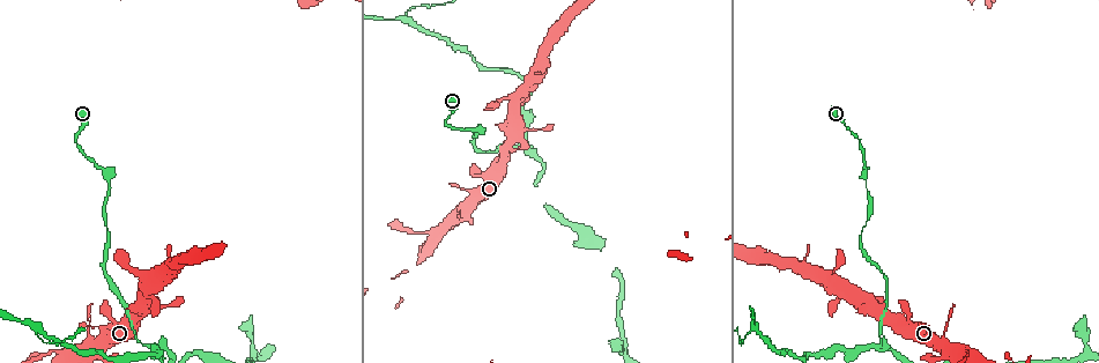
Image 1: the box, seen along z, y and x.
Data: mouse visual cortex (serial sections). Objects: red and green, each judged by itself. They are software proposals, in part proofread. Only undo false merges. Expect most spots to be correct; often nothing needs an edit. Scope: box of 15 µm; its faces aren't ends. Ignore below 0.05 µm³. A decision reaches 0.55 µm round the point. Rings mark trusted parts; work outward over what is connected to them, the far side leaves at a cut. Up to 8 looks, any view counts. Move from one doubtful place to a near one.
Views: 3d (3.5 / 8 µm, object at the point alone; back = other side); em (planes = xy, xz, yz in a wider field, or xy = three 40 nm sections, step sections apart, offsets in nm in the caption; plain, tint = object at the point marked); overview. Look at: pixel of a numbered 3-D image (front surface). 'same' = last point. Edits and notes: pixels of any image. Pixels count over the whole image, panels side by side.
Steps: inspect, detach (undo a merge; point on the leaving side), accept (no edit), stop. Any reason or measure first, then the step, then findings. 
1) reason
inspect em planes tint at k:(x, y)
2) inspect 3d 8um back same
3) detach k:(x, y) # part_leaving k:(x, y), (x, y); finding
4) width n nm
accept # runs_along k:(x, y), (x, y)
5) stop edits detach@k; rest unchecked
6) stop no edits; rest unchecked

calibre changes
inspect 3d 3.5um at 1:(56, 351)

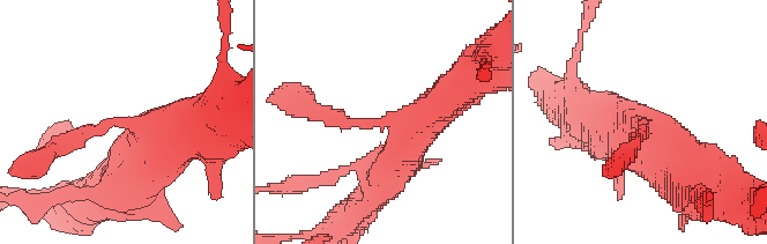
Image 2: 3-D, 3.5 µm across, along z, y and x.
arm_widths 200, 600 nm
inspect em xy step 5 tint at 2:(389, 121)

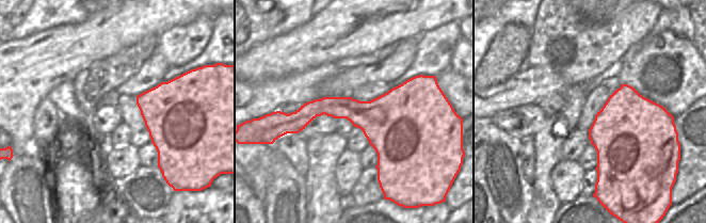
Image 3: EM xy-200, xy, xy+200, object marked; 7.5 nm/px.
inspect em xy step 3 tint same

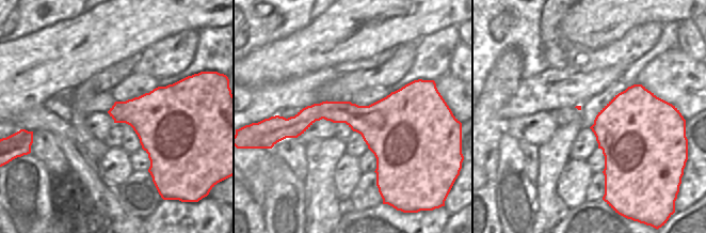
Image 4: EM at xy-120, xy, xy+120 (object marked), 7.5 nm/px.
accept # runs_along 2:(193, 130), (104, 123), (58, 148); one cell here

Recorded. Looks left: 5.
a narrow waist
inspect em xy step 5 tint at 1:(867, 192)

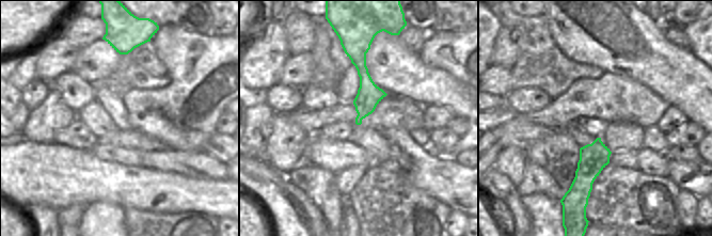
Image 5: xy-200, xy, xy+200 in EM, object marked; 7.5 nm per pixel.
see where the arms go
inspect 3d 3.5um same

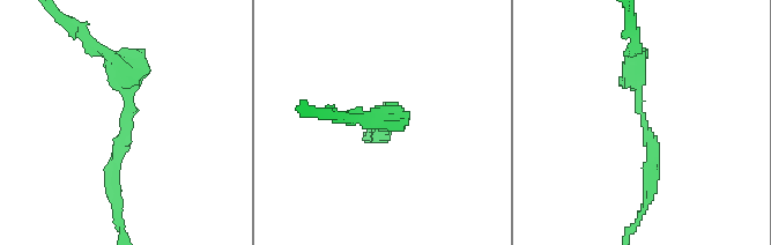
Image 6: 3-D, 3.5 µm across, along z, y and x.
width 180 nm
accept # runs_along 5:(350, 49), (365, 78), (359, 121); one cell here

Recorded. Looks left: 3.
inspect 3d 3.5um at 1:(148, 282)

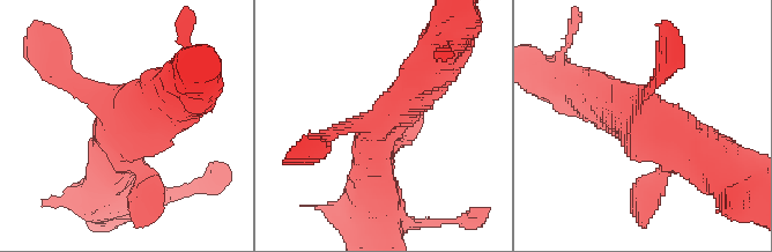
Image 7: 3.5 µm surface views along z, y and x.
inspect em xy step 2 tint at 7:(123, 117)

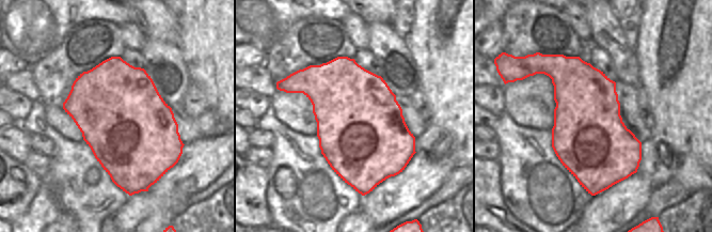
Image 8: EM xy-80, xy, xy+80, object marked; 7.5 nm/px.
accept # runs_along 7:(705, 157), (589, 93); one cell here

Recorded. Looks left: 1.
stop no edits; rest unchecked

